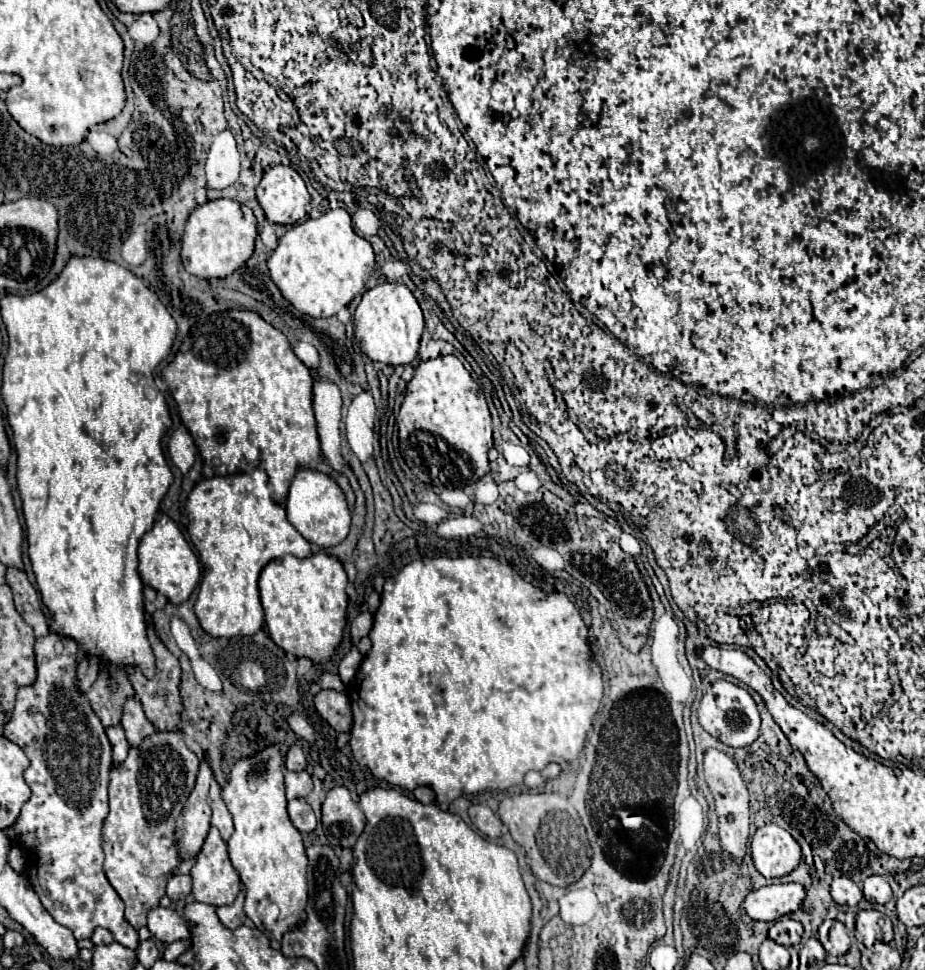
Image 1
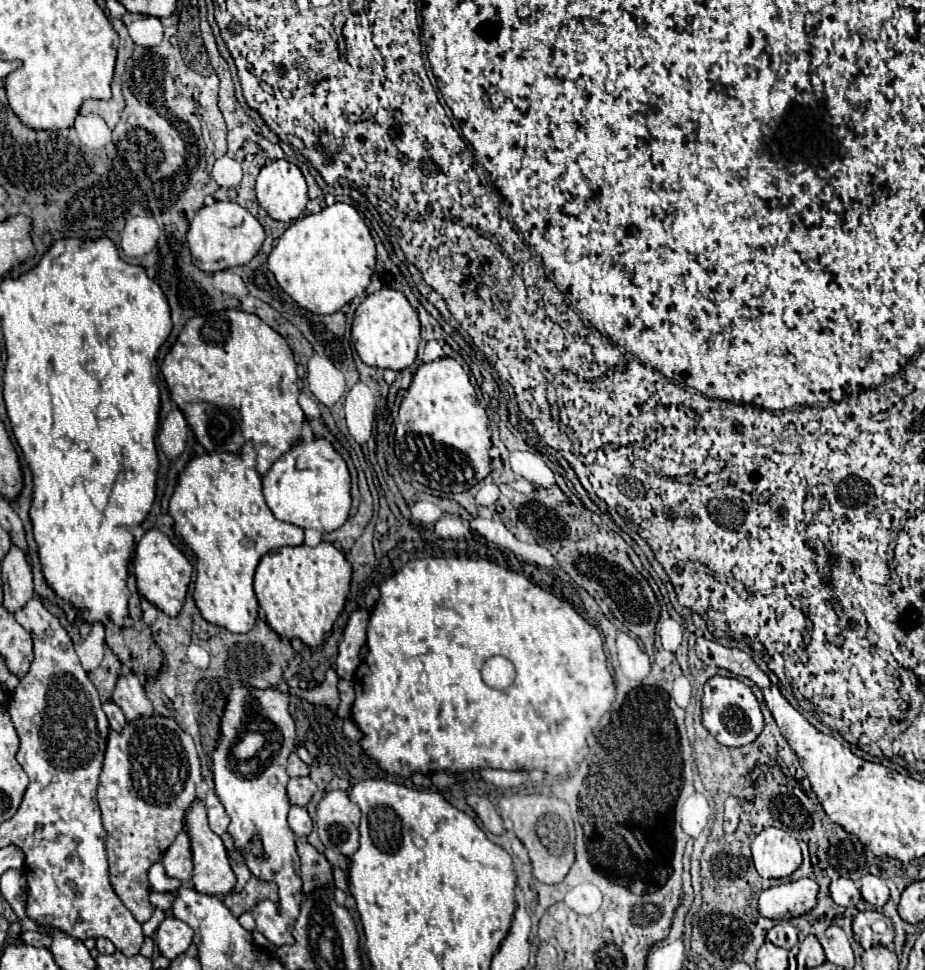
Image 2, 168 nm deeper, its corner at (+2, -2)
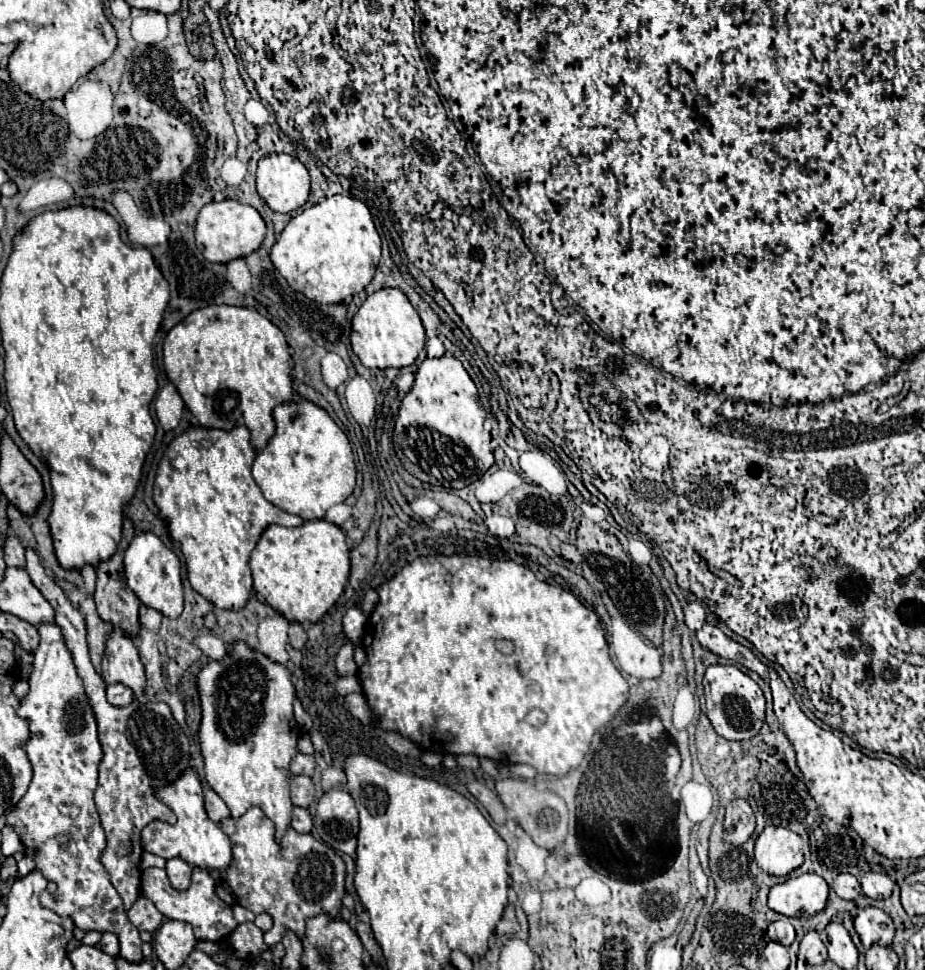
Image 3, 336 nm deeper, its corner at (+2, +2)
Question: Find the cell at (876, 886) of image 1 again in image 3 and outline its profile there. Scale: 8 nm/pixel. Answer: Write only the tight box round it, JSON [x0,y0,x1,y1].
[859,873,893,899]

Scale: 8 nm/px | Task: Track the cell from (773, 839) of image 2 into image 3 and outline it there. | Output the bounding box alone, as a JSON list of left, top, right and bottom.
[755,827,803,877]

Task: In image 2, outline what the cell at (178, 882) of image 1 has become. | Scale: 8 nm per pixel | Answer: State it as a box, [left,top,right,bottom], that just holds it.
[151,893,175,911]

